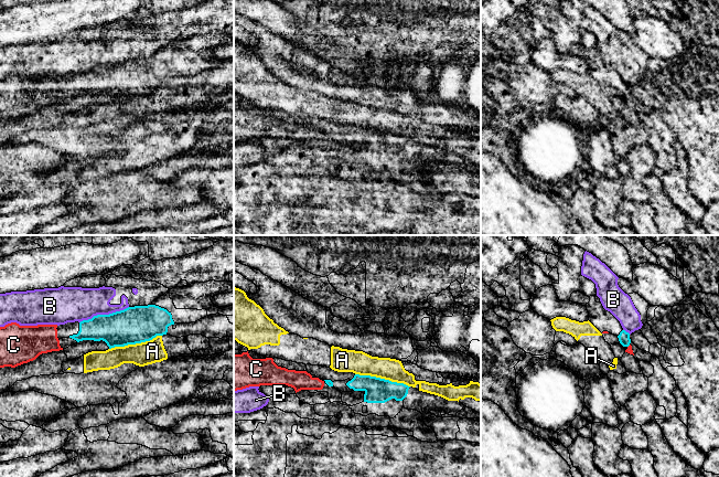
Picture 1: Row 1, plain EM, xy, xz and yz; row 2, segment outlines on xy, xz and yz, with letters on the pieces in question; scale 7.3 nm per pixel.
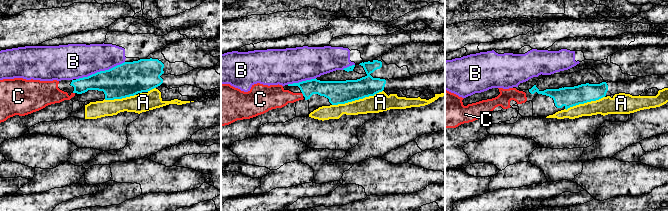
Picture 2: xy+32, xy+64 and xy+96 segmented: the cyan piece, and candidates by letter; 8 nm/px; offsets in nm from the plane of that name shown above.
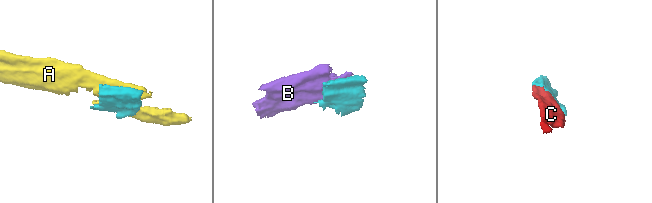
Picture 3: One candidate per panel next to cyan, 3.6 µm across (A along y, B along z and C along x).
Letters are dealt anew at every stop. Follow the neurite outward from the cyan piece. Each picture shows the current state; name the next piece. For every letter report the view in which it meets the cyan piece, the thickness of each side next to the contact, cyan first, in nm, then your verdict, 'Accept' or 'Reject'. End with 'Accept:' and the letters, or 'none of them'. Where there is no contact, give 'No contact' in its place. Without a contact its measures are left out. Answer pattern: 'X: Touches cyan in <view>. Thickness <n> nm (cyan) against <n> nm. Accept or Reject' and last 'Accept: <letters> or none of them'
A: Touches cyan in xz. Thickness 180 nm (cyan) against 170 nm. Reject
B: Touches cyan in xy. Thickness 280 nm (cyan) against 260 nm. Reject
C: No contact. Accept
Accept: C

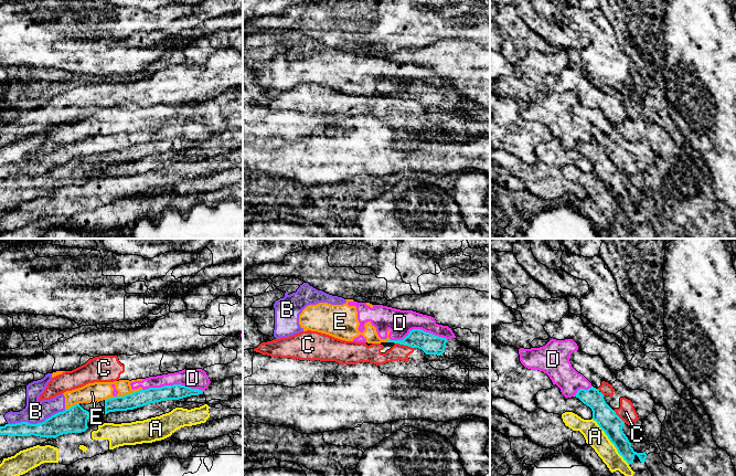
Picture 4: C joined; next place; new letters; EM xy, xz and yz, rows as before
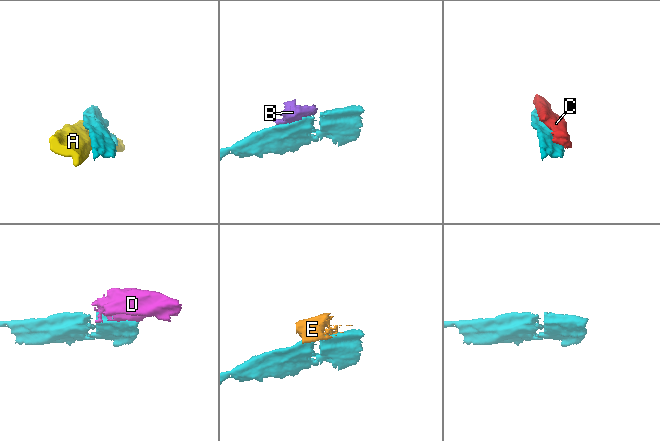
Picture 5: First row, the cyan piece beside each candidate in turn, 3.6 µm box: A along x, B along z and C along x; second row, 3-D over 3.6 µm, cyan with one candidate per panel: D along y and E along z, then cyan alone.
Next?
A: Touches cyan in yz. Thickness 160 nm (cyan) against 150 nm. Reject
B: Touches cyan in xy. Thickness 180 nm (cyan) against 160 nm. Reject
C: Touches cyan in xz. Thickness 150 nm (cyan) against 130 nm. Reject
D: Touches cyan in xy. Thickness 120 nm (cyan) against 140 nm. Reject
E: Touches cyan in xy. Thickness 120 nm (cyan) against 140 nm. Reject
Accept: none of them

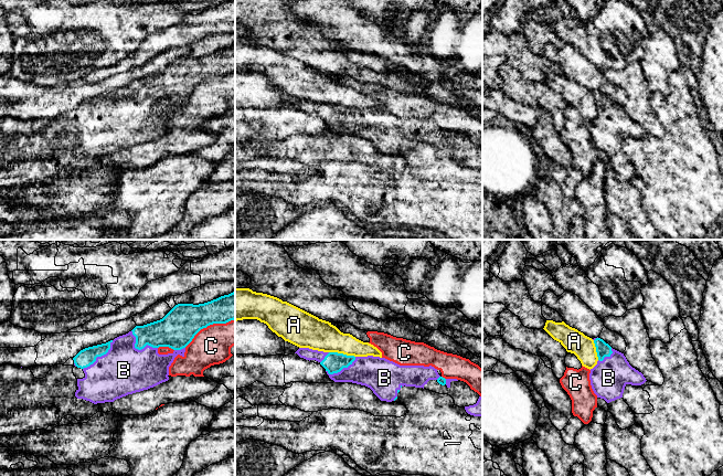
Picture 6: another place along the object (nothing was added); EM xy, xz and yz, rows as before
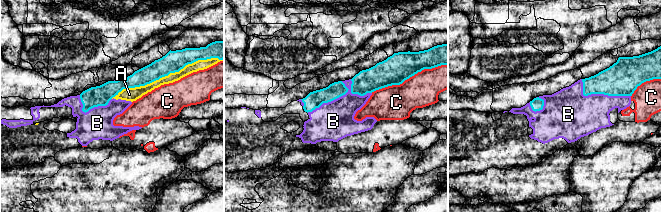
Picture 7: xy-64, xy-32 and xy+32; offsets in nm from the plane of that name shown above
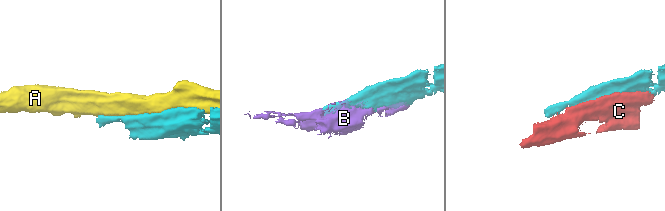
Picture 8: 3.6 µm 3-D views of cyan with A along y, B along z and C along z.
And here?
A: Touches cyan in xz. Thickness 160 nm (cyan) against 220 nm. Reject
B: Touches cyan in xy. Thickness 130 nm (cyan) against 360 nm. Accept
C: Touches cyan in xy. Thickness 260 nm (cyan) against 280 nm. Reject
Accept: B

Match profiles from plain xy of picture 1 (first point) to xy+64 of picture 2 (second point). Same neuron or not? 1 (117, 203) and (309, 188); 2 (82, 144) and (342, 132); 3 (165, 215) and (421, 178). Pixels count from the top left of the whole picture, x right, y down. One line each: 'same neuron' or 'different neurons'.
1: different neurons
2: same neuron
3: different neurons

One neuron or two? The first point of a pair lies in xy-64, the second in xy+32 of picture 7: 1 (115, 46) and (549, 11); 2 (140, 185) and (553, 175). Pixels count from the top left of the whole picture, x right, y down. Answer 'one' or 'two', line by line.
1: one
2: two

